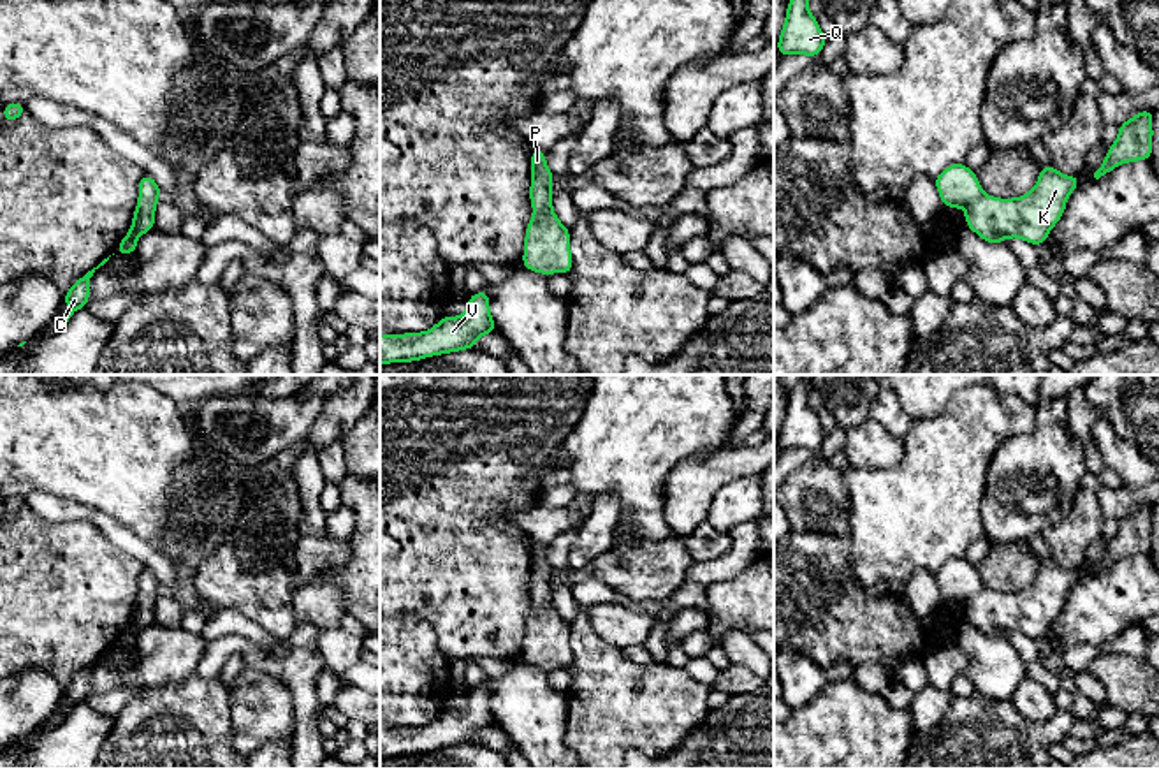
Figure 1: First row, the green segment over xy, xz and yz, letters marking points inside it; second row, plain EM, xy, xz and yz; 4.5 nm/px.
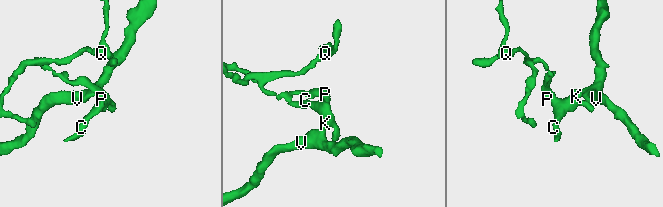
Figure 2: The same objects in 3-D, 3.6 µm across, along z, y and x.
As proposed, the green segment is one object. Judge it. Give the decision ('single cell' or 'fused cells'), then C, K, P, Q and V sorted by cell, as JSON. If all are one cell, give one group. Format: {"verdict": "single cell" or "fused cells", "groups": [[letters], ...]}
{"verdict": "single cell", "groups": [["C", "K", "P", "Q", "V"]]}

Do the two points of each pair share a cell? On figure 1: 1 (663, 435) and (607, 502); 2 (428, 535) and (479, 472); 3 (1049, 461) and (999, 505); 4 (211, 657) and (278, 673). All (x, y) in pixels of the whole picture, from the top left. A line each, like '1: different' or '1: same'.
1: different
2: same
3: same
4: same

